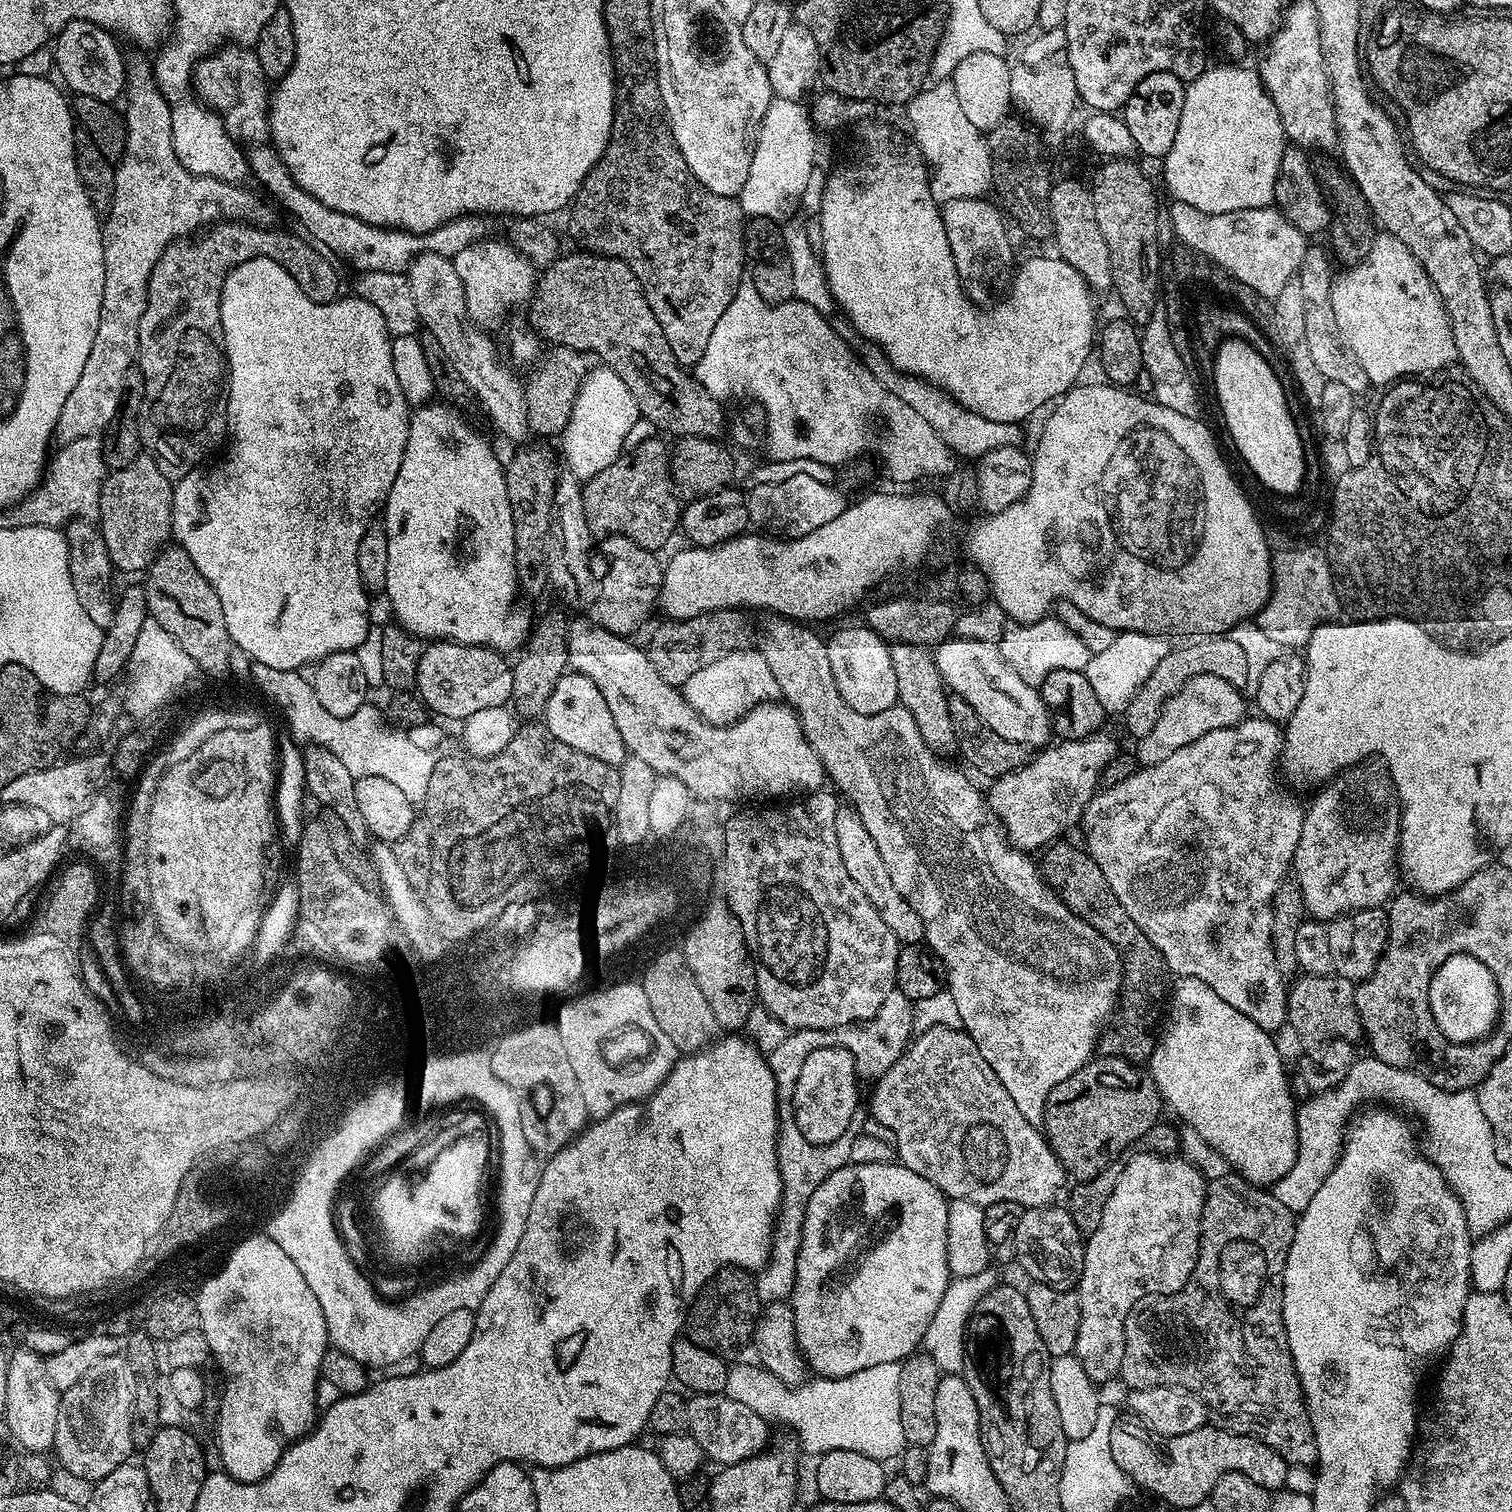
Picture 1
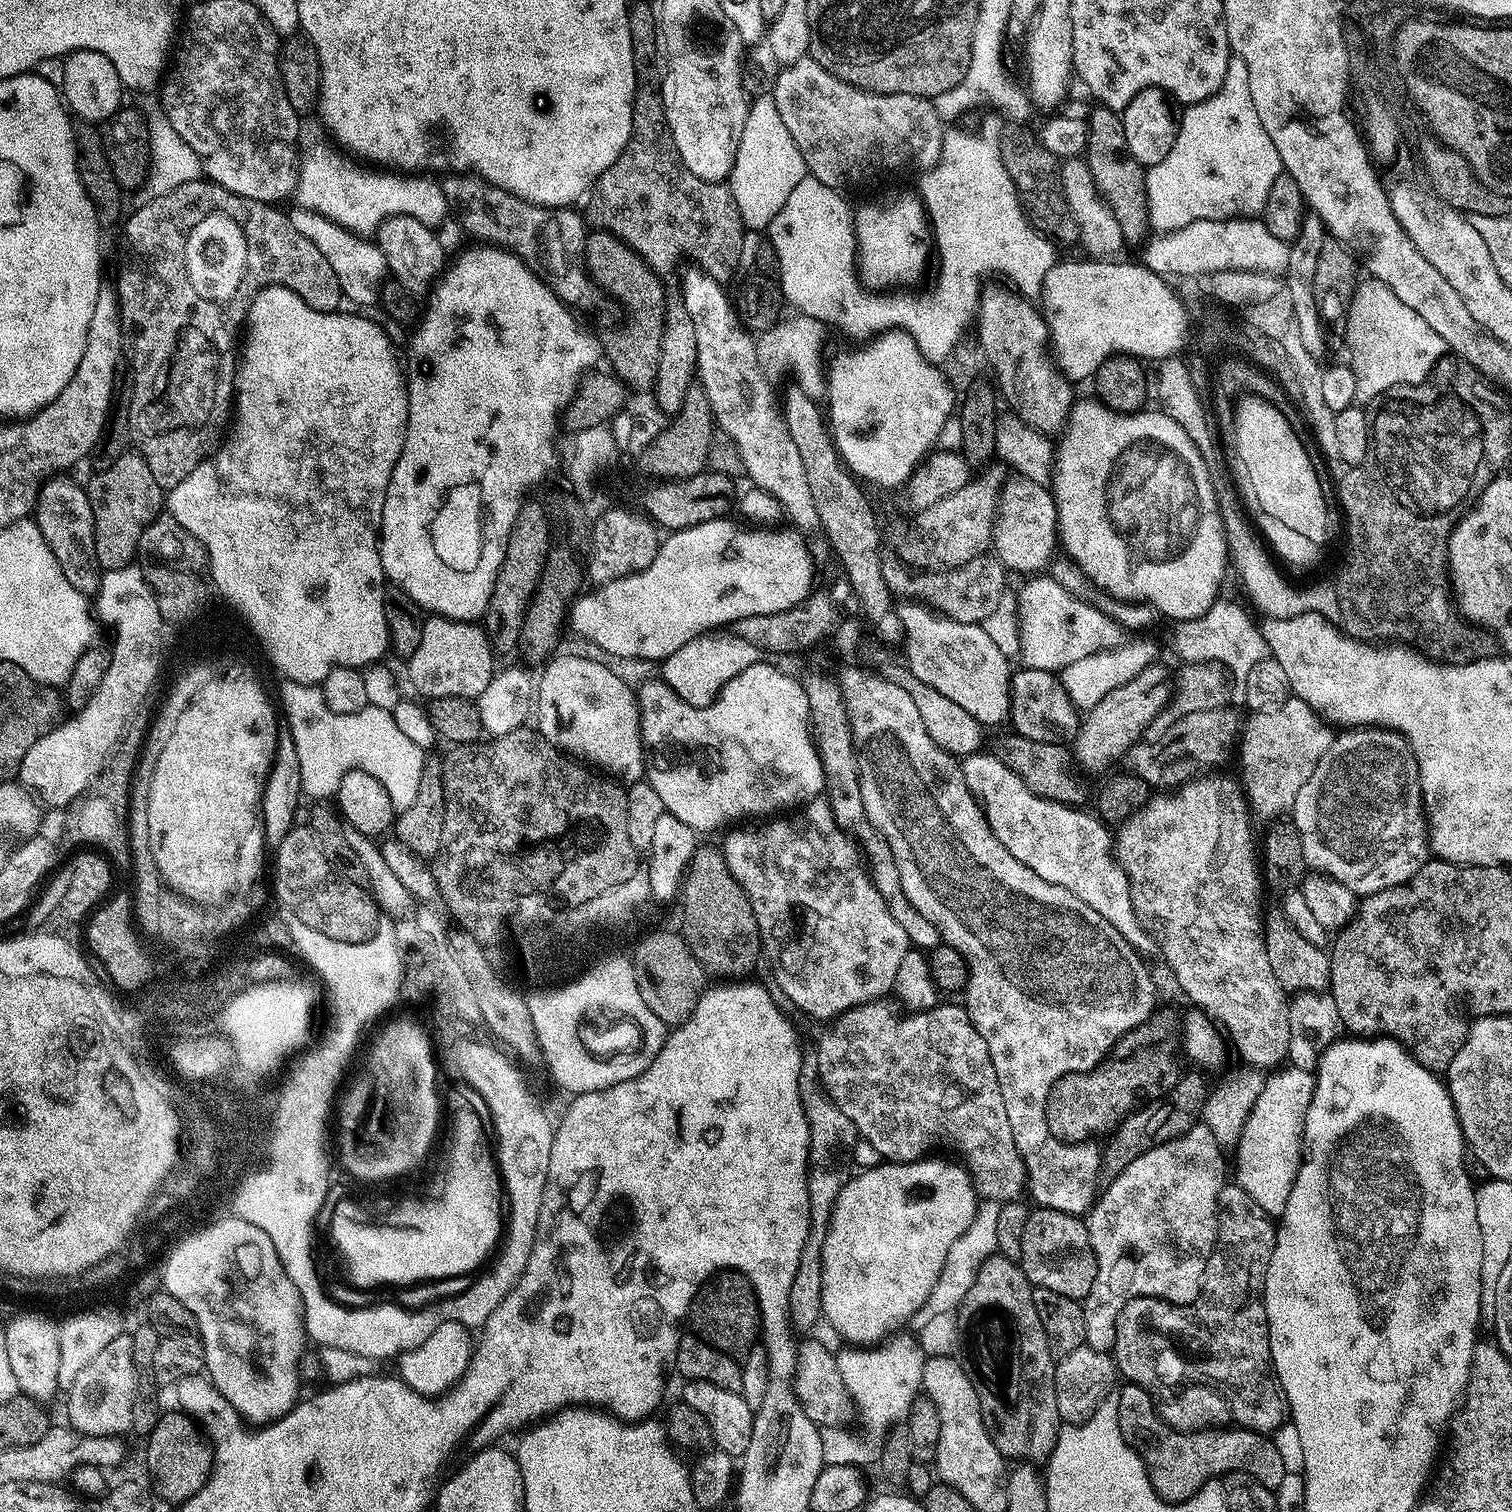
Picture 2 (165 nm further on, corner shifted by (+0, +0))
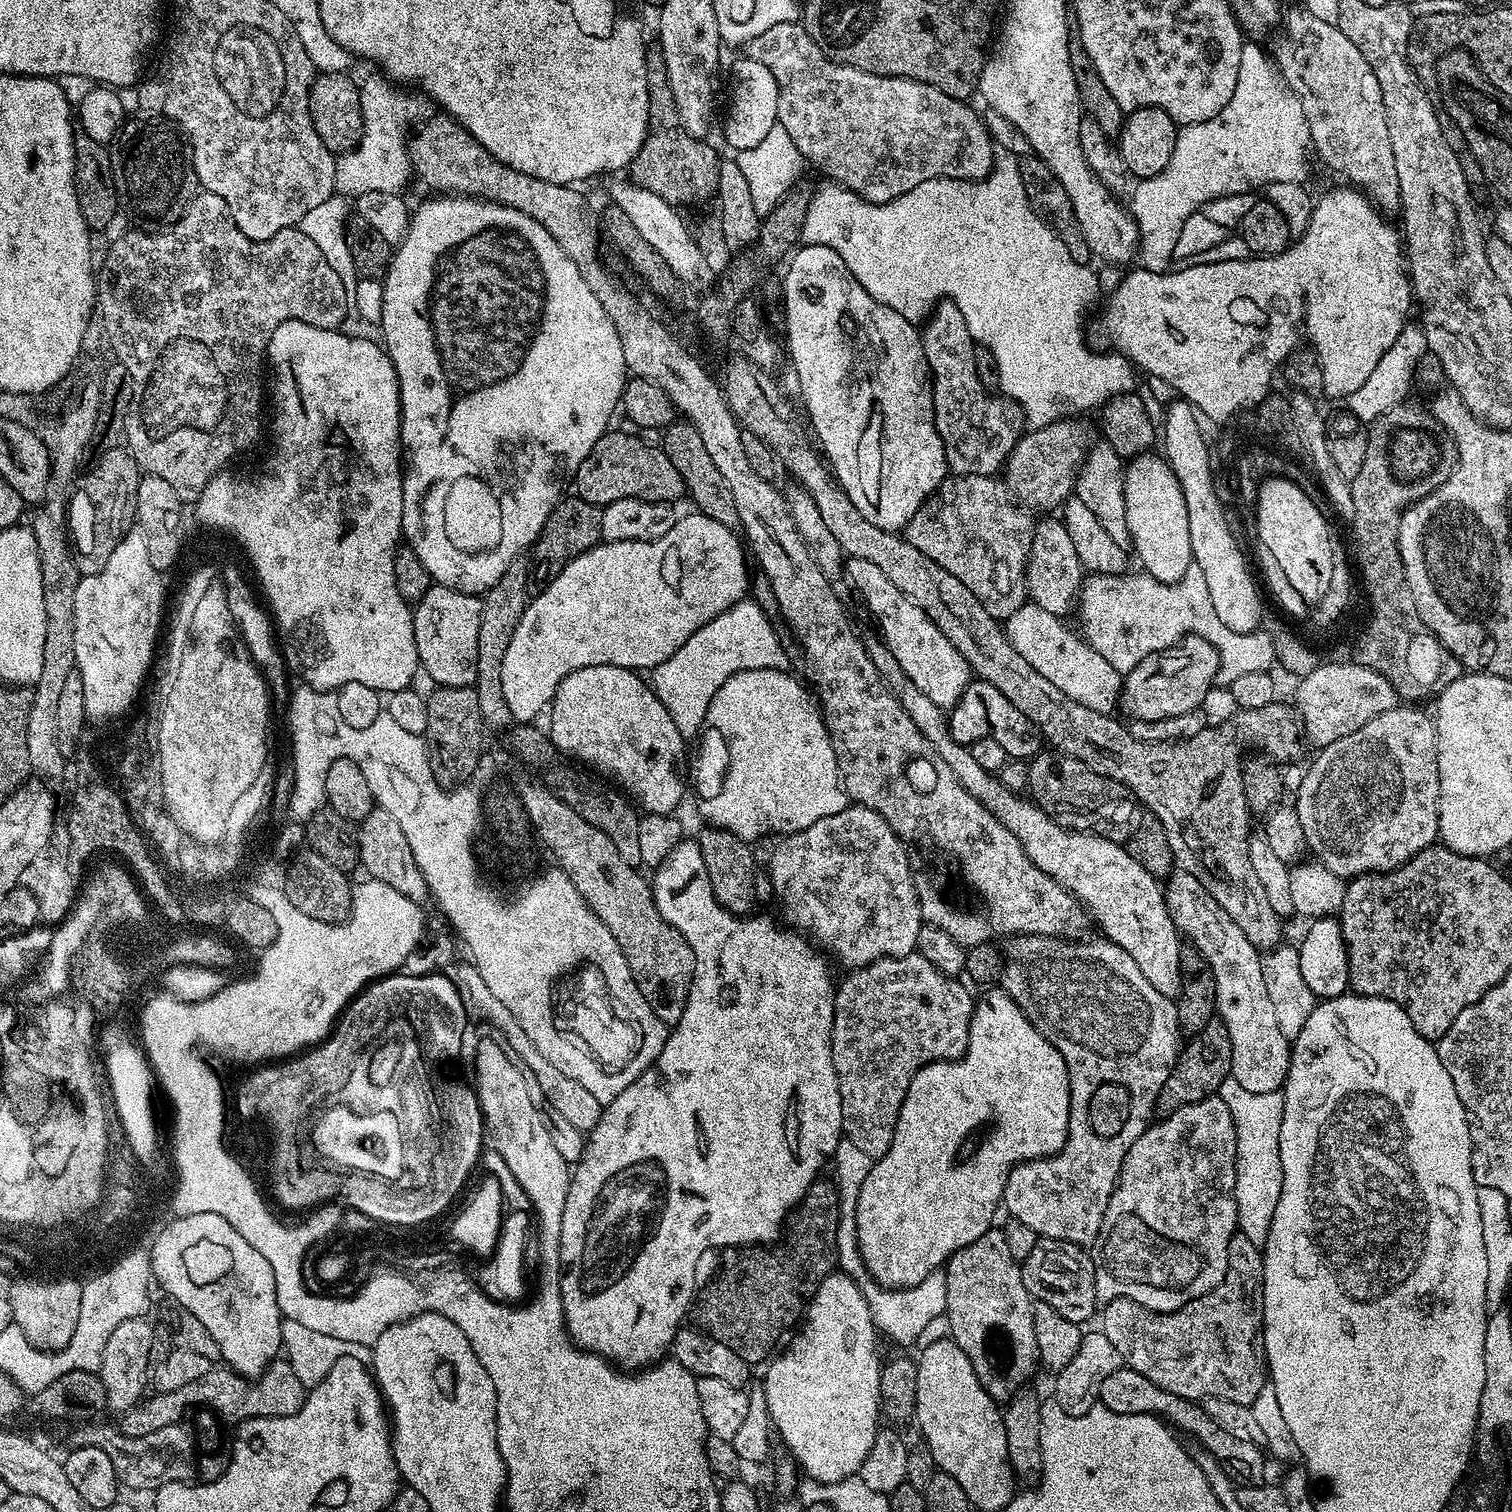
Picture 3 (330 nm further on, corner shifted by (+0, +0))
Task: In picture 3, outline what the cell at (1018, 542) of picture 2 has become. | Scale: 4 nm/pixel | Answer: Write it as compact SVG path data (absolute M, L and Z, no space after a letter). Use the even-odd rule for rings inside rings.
M1042 519L1036 525L1033 536L1033 544L1028 556L1028 564L1025 566L1025 582L1028 584L1027 599L1038 605L1042 610L1050 610L1050 614L1064 618L1067 612L1073 611L1078 600L1078 593L1086 571L1080 564L1078 553L1063 519Z

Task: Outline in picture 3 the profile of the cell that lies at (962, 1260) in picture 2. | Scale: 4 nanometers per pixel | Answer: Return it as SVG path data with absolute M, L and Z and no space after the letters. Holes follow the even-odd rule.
M841 1138L836 1147L834 1165L840 1173L834 1176L834 1183L840 1194L840 1221L836 1235L836 1262L845 1273L855 1274L858 1290L862 1290L862 1298L866 1298L866 1306L870 1306L870 1318L874 1322L877 1333L889 1336L896 1344L915 1345L918 1334L933 1318L945 1315L948 1310L946 1302L946 1271L930 1273L922 1282L909 1288L882 1288L865 1270L864 1259L856 1241L856 1199L862 1190L862 1182L866 1182L866 1174L870 1174L874 1158L866 1154L854 1142Z

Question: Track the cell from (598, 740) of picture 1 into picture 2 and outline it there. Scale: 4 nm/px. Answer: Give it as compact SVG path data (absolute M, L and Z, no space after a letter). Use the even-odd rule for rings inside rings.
M553 655L543 665L544 673L538 676L538 683L534 688L537 720L535 723L538 725L538 731L561 752L577 761L587 762L593 769L625 785L631 786L643 781L646 776L646 745L640 733L640 701L634 688L631 688L614 669L607 668L603 659L600 661L591 660L588 656L560 655Z

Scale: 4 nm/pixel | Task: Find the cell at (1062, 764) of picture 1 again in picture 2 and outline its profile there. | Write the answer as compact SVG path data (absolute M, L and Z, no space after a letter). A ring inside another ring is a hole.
M1153 662L1142 670L1142 674L1134 674L1130 682L1110 690L1098 706L1087 709L1086 716L1096 724L1104 724L1104 732L1088 732L1081 726L1074 741L1074 755L1085 769L1100 768L1111 760L1127 757L1128 752L1141 743L1146 726L1154 722L1154 718L1164 708L1168 707L1174 693L1174 672L1171 672L1161 662ZM1088 767L1088 768L1087 768Z

